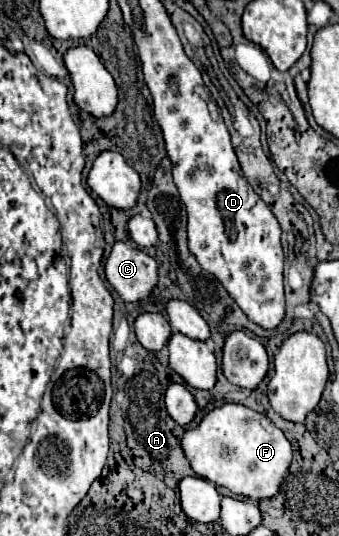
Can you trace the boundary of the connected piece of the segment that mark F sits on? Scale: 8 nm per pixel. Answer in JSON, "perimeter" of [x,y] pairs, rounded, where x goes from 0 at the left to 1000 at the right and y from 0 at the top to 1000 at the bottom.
{"perimeter":[[[717,754],[628,761],[587,795],[546,802],[534,836],[581,888],[740,933],[811,925],[858,866],[858,828],[841,810],[788,776]]]}

